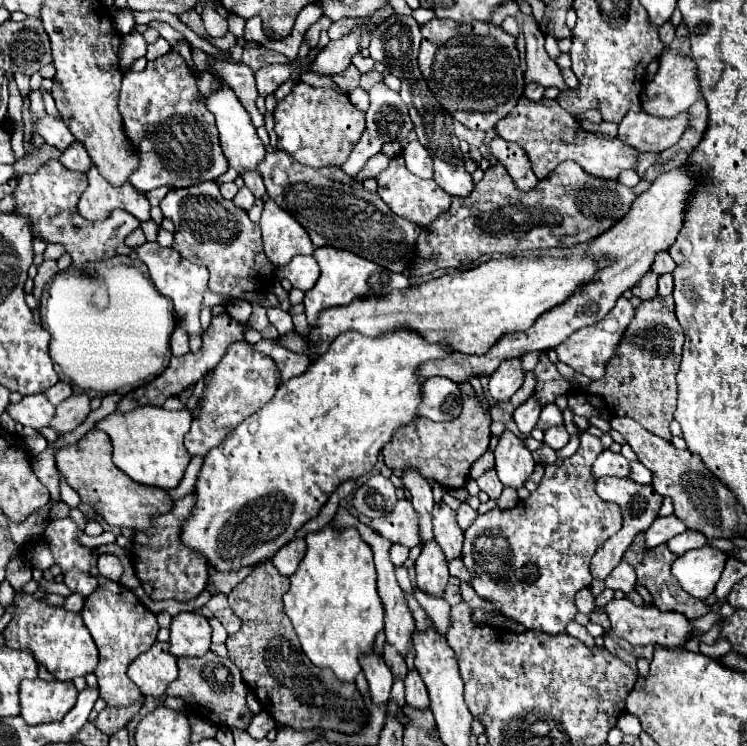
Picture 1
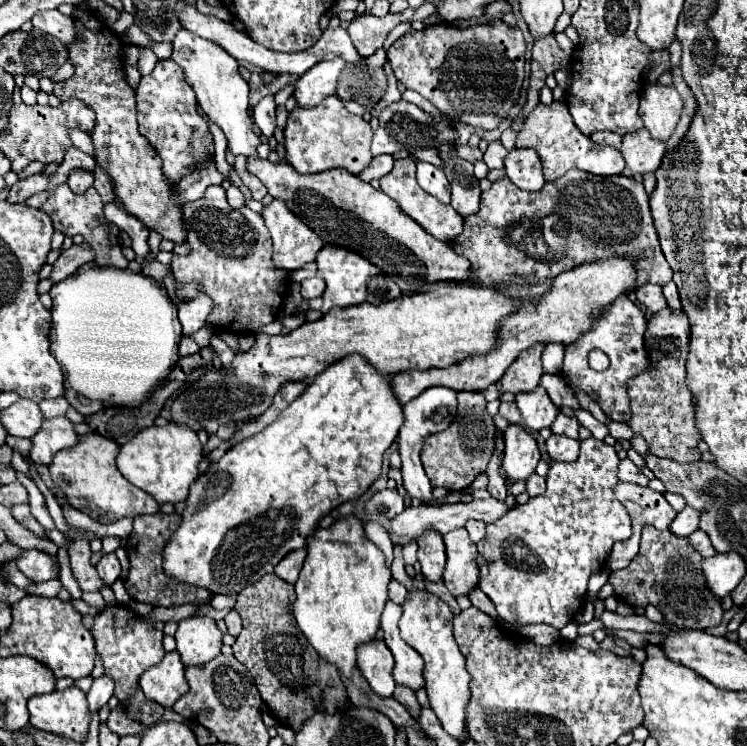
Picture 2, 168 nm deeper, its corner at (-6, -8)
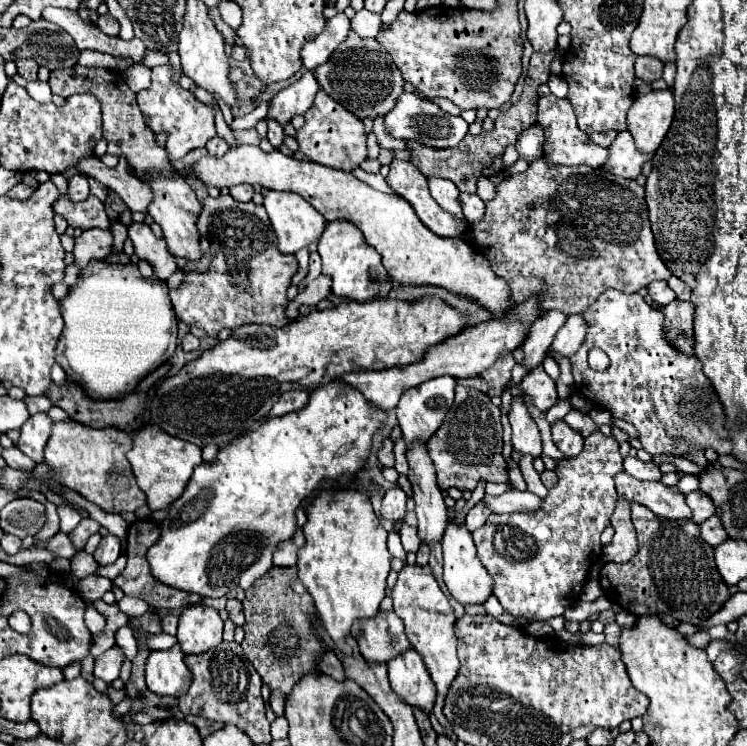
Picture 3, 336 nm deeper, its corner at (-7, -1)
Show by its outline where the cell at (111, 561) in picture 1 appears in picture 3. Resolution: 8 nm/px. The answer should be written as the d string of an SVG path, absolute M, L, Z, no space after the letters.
M107 535L107 537L101 539L101 543L99 543L99 547L95 549L93 557L95 557L95 561L97 561L99 565L111 565L111 563L115 563L115 559L119 557L119 549L121 549L119 539L117 539L115 535Z

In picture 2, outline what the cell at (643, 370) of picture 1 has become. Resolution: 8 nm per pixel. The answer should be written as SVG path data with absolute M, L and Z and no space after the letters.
M664 308L648 320L648 330L644 334L644 346L648 352L650 368L632 376L628 380L630 396L630 420L628 426L644 436L650 450L660 458L670 458L676 462L696 462L700 452L696 448L700 436L694 428L694 404L686 388L686 356L690 326L682 310Z

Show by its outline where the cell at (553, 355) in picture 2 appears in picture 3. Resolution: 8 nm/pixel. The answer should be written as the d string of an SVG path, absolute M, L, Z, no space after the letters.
M569 315L569 319L567 319L565 325L561 327L561 331L557 333L557 337L555 337L555 341L553 341L551 347L553 347L555 351L559 351L561 355L571 357L571 355L577 353L579 345L583 343L583 339L585 339L585 335L587 335L585 331L587 331L585 319L583 319L581 315Z

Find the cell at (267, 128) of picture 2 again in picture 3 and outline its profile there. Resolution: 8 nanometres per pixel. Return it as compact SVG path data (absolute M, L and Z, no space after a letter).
M267 119L267 125L269 125L269 133L267 133L267 139L269 143L273 145L273 149L279 149L283 145L283 139L285 139L285 133L283 133L283 127L273 121L273 119Z

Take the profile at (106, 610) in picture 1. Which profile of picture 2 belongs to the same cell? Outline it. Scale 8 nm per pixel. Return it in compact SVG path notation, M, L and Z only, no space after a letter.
M112 604L106 606L96 618L92 626L92 636L96 640L96 652L102 658L104 674L110 676L116 684L114 696L118 700L128 700L134 696L138 688L138 678L148 668L156 666L166 650L162 648L162 636L164 632L150 628L142 618L138 618L126 604Z

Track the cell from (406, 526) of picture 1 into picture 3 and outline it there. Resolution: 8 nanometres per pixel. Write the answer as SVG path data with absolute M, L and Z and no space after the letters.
M507 489L499 497L485 497L485 503L491 507L493 513L529 513L543 505L543 499L531 491L517 491Z

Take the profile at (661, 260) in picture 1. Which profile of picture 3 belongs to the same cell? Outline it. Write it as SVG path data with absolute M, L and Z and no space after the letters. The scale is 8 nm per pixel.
M541 157L521 175L503 179L497 185L497 197L487 203L485 219L473 225L477 251L485 253L493 271L503 277L513 293L513 301L521 303L533 295L541 297L541 309L559 309L567 315L585 313L607 289L621 293L637 293L651 281L669 279L671 271L657 257L651 233L645 189L637 181L615 177L603 169L591 167L549 167Z

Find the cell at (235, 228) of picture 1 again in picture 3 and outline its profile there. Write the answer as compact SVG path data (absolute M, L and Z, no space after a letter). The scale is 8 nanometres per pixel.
M219 195L217 199L207 197L203 203L203 211L199 215L197 227L199 227L201 235L211 237L211 249L215 251L215 257L213 257L211 269L207 273L187 273L183 285L179 289L171 291L171 301L173 301L173 309L175 309L177 317L187 325L195 323L213 339L217 337L217 333L223 327L235 329L245 323L285 327L287 323L291 323L291 319L287 319L287 315L285 315L285 309L289 303L287 289L289 289L291 279L297 273L299 265L297 265L295 255L283 255L277 249L277 237L269 223L265 207L255 205L253 201L239 203L231 195Z

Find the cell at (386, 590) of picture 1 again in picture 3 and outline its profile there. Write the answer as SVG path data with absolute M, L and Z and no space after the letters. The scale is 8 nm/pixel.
M409 649L403 657L387 663L389 681L395 693L409 707L419 707L423 713L433 713L435 705L435 683L431 681L427 669L423 669L423 659Z

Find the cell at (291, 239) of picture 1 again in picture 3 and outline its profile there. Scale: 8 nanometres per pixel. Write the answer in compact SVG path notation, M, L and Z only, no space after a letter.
M269 191L265 209L279 239L279 251L297 253L317 241L325 229L325 219L303 197L295 193Z

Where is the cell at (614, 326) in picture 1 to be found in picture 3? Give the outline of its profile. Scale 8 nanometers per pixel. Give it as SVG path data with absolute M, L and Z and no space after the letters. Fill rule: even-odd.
M609 289L599 297L583 317L589 321L587 337L579 351L571 357L573 365L573 377L575 377L575 391L583 395L587 401L591 401L595 407L603 407L611 411L615 419L623 419L639 431L639 441L643 443L643 449L651 455L673 455L673 457L685 457L689 451L695 449L715 449L717 455L731 455L731 435L725 429L725 413L723 405L711 385L711 381L701 371L701 363L695 355L679 353L667 343L665 337L665 323L663 323L663 311L649 305L639 293L625 295L615 289ZM599 347L603 349L611 365L605 371L593 371L587 365L587 353L589 349Z

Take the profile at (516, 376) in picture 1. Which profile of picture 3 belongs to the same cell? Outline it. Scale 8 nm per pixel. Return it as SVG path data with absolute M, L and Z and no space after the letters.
M545 311L533 321L529 335L523 341L523 351L525 351L525 359L521 363L523 367L535 369L543 363L549 345L553 343L557 331L563 327L565 321L567 315L563 311Z

